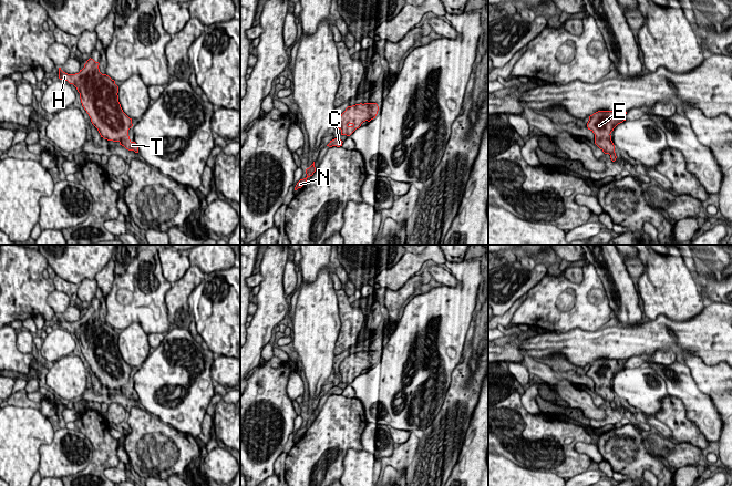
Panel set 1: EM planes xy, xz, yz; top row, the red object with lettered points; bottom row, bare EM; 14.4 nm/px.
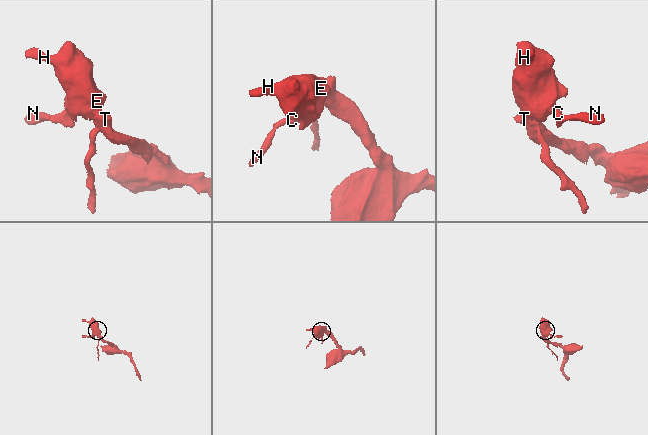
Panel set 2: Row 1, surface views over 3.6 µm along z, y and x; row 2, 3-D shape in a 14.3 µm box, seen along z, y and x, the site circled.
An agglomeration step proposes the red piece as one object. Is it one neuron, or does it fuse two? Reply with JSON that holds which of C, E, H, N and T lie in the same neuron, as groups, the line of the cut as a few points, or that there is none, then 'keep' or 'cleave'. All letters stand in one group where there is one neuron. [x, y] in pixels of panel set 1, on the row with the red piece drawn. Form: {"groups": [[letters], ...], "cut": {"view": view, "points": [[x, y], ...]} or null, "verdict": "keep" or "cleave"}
{"groups": [["C", "E", "H", "N", "T"]], "cut": null, "verdict": "keep"}

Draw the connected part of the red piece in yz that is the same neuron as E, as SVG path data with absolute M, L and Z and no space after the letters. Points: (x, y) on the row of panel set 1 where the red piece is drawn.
M598 111L589 116L588 130L595 134L595 144L605 153L609 154L612 162L617 156L611 141L614 128L626 121L627 112Z

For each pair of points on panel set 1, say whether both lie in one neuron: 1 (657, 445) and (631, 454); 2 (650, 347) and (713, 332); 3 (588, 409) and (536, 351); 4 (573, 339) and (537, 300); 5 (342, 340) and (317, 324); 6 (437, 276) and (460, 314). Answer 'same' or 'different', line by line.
1: different
2: same
3: different
4: different
5: different
6: different

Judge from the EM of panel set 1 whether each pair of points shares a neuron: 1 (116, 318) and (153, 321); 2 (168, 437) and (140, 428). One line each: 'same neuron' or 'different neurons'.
1: same neuron
2: same neuron

